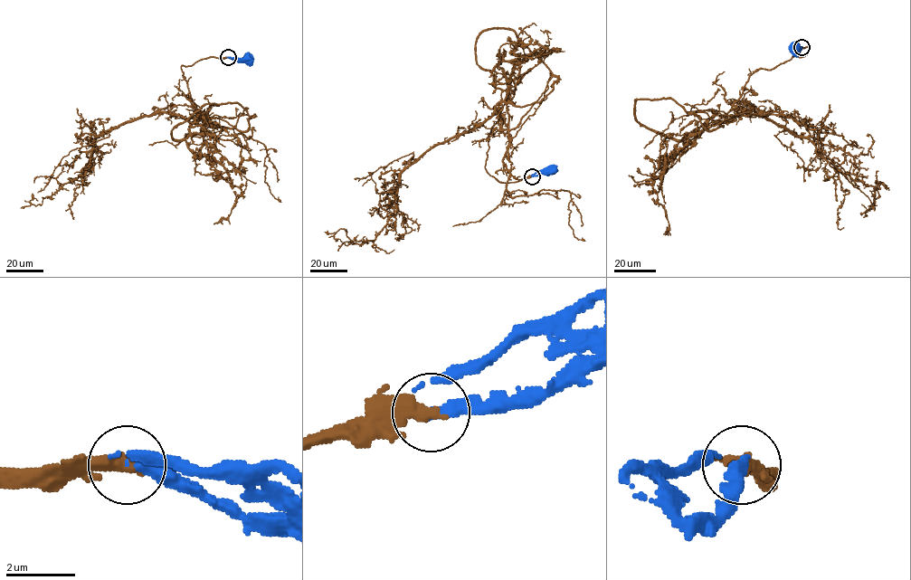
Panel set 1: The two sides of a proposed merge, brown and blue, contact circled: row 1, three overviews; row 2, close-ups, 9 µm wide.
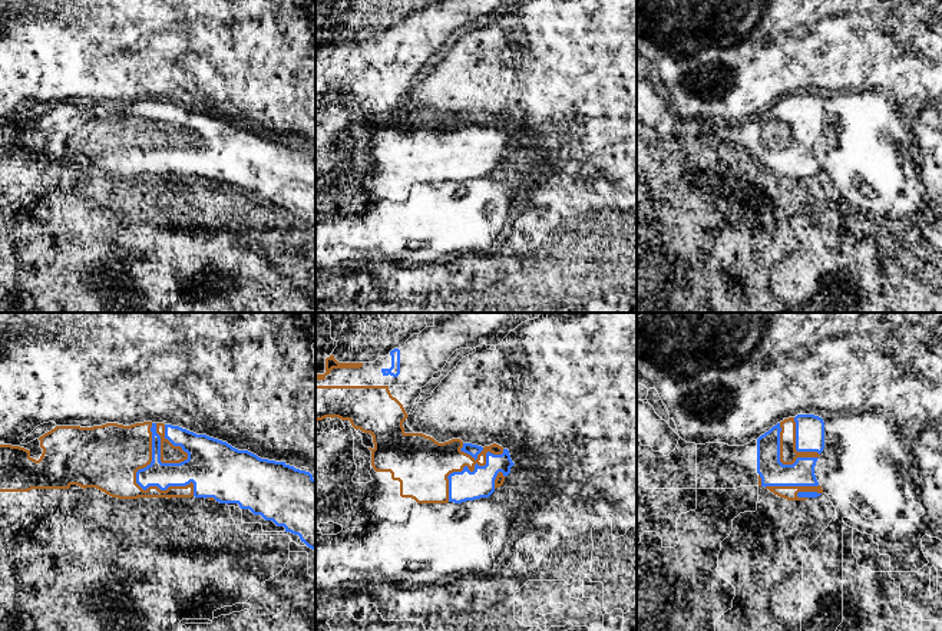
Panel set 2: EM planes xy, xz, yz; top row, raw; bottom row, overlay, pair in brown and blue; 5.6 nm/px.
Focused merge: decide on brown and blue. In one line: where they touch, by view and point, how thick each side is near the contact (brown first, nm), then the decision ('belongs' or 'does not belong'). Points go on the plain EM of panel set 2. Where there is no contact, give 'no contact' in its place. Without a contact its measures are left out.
meets brown in xz at (469, 148); 280 nm thick on the brown side, 170 nm on the other; belongs

